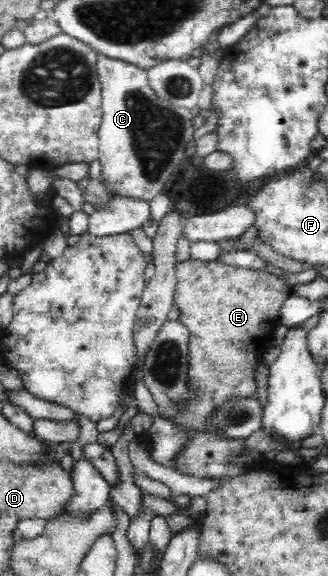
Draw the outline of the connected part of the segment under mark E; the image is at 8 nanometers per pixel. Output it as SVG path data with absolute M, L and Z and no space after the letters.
M190 258L179 263L174 305L179 312L177 320L185 325L190 333L188 386L193 395L181 406L183 407L181 413L174 420L169 420L172 425L185 431L187 435L183 446L178 448L178 455L174 455L169 463L176 468L178 473L196 477L196 479L206 479L210 475L208 472L210 463L232 465L244 451L250 450L246 444L246 438L222 436L222 432L210 424L210 419L225 405L225 402L241 398L250 400L253 399L252 397L257 397L258 365L260 361L263 361L264 351L268 348L274 329L281 324L279 311L295 290L286 281L267 271L238 268L218 259L203 261Z

